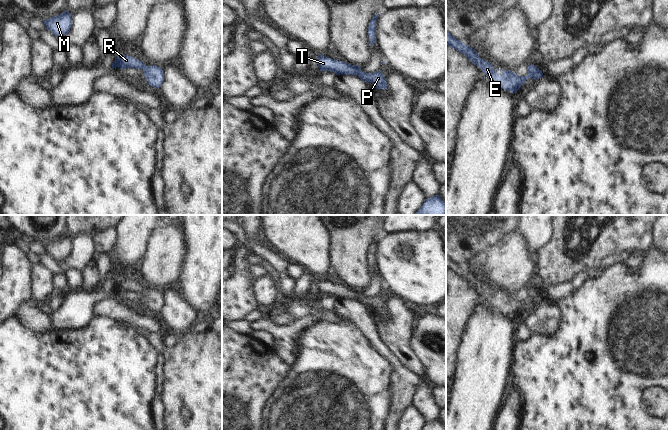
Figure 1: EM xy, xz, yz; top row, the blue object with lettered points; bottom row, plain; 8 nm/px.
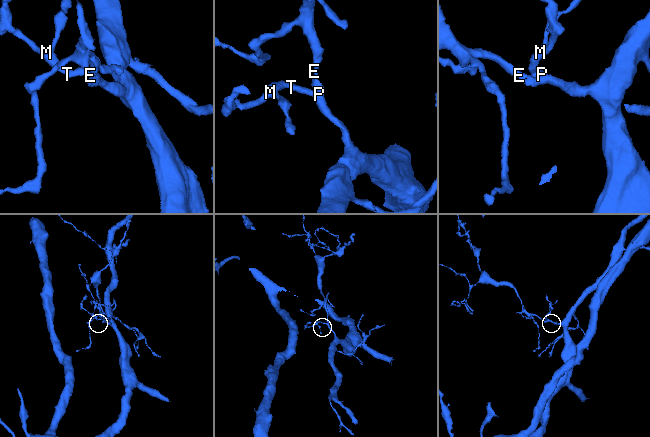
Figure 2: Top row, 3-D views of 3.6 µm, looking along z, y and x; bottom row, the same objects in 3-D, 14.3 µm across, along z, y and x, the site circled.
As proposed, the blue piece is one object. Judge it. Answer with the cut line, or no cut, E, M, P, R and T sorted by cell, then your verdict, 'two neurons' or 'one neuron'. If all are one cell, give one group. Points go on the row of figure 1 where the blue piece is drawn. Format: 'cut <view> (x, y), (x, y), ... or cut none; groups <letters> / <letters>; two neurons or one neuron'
cut none; groups E M P R T; one neuron

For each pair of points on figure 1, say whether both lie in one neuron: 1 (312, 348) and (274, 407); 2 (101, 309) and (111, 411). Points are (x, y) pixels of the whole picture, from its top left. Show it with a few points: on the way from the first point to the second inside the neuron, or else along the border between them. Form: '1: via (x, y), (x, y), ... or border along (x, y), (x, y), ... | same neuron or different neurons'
1: via (312, 364), (312, 374), (290, 396) | same neuron
2: border along (92, 316), (107, 316), (118, 321) | different neurons

